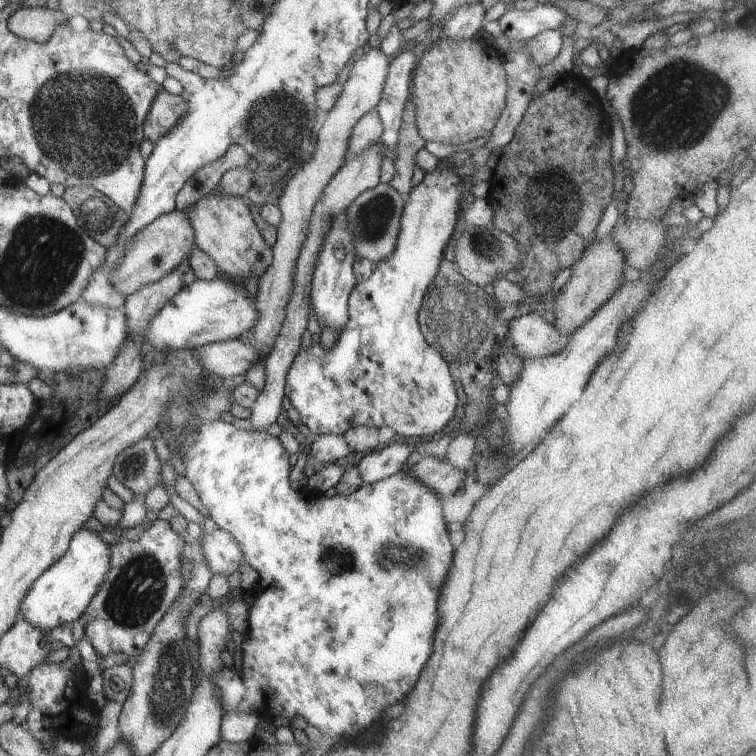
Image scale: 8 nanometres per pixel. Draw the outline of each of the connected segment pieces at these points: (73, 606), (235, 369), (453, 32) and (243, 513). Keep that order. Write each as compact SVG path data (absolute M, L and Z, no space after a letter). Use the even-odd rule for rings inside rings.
M81 528L70 540L68 550L34 580L28 594L22 598L18 619L24 618L34 628L50 630L60 624L76 621L104 584L104 576L110 570L110 550L98 532Z
M240 339L194 347L194 354L198 356L202 368L228 380L252 370L258 356L262 356L256 354L256 348L251 343L245 344Z
M464 4L460 6L454 16L448 18L448 22L440 29L439 38L448 40L472 40L480 28L482 28L485 8L480 4Z
M176 394L170 398L164 416L168 418L168 424L174 432L178 432L178 438L184 440L182 446L182 460L186 470L184 470L185 482L192 484L200 497L202 504L208 508L210 518L225 530L232 534L240 546L244 562L250 564L259 574L259 585L256 585L255 602L250 608L248 636L242 642L242 666L241 670L236 670L222 666L222 670L212 678L212 682L218 688L218 696L222 702L225 713L248 713L252 710L260 712L263 716L271 719L275 718L275 713L292 720L297 714L303 716L309 724L320 728L321 732L330 734L340 734L340 736L350 736L356 734L358 730L370 726L380 712L402 700L408 690L416 684L416 678L420 676L422 666L428 662L432 654L432 634L438 622L436 616L436 600L440 586L444 582L444 574L448 570L448 564L452 560L452 544L448 540L448 529L445 527L444 512L442 512L441 497L424 486L424 482L414 480L414 476L408 472L400 470L384 480L378 480L374 484L362 485L358 490L348 496L336 494L326 497L325 494L314 494L307 488L294 490L290 484L290 453L282 446L282 442L277 436L266 434L264 431L247 431L234 427L229 419L216 420L216 422L192 422L200 420L198 413L194 410L192 402Z

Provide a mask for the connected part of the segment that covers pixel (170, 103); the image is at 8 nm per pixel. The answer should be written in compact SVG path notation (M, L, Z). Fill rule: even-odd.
M160 88L143 124L145 138L155 145L160 140L160 136L170 132L186 112L188 112L188 104L182 96L173 95L166 89Z

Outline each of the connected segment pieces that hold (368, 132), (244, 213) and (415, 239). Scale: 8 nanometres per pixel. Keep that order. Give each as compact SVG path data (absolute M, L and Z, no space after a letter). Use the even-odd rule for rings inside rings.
M375 108L364 114L352 129L352 136L348 140L347 159L364 152L370 146L374 146L381 139L382 131L382 120Z
M214 188L210 194L186 208L185 213L194 228L195 245L213 258L220 271L234 278L256 276L259 279L273 261L273 247L260 234L250 204L242 196L222 196Z
M451 164L437 165L434 170L426 173L422 182L409 192L405 199L405 205L403 208L401 226L398 238L396 240L396 248L392 250L392 254L384 260L380 260L372 272L372 275L368 280L358 283L348 300L348 322L344 324L344 328L339 331L339 336L336 342L328 350L324 350L320 343L314 343L309 348L300 348L300 352L296 354L296 358L293 358L292 364L288 369L285 380L285 395L288 396L290 402L296 410L298 410L301 420L312 432L312 437L317 435L343 435L350 427L356 425L370 426L379 429L382 426L390 426L394 429L396 437L403 440L412 440L418 436L432 436L436 432L440 432L450 420L453 419L454 411L458 406L458 399L456 397L456 388L454 387L455 379L452 378L451 367L444 362L444 358L437 350L434 350L428 342L426 337L422 334L419 325L419 312L422 306L424 293L430 282L438 276L438 269L440 263L444 258L444 251L448 246L448 241L452 237L454 228L458 223L458 218L461 215L462 209L468 201L469 186L467 185L467 171L453 170Z

